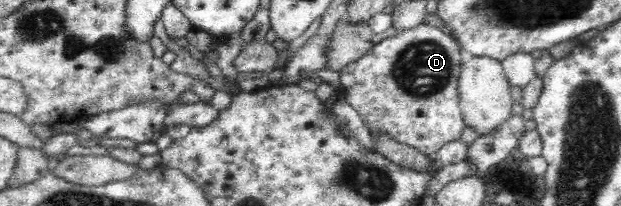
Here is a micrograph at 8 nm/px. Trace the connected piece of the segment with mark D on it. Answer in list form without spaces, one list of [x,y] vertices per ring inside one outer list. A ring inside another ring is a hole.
[[[428,23],[420,24],[383,39],[373,45],[372,51],[342,67],[336,94],[338,98],[343,97],[358,113],[360,121],[370,134],[374,130],[380,130],[394,141],[432,156],[446,143],[458,141],[465,129],[457,94],[457,79],[464,58],[465,54],[449,34],[444,34],[441,28]]]

